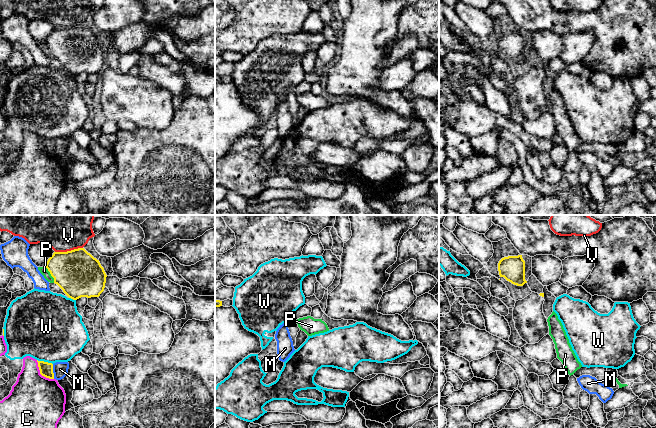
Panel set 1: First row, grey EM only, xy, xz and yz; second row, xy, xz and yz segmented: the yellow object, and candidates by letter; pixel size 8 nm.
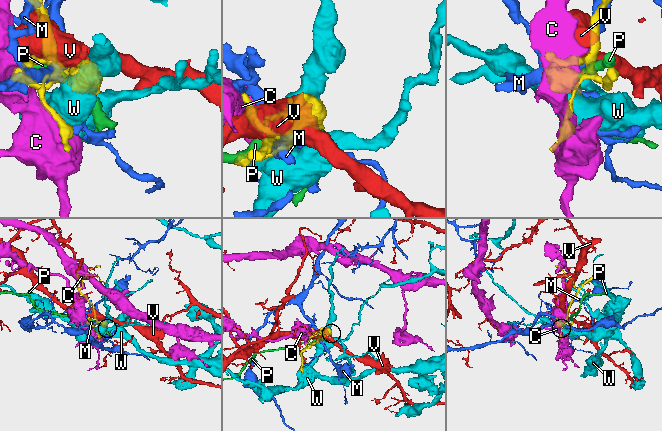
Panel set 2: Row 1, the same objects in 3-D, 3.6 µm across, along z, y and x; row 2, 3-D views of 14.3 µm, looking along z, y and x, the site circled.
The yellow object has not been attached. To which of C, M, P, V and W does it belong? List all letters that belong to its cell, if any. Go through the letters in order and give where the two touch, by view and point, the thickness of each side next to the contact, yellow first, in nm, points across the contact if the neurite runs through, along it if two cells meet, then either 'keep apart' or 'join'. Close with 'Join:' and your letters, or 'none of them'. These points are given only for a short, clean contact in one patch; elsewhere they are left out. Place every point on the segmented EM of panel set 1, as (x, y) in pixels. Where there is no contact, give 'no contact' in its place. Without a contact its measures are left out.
C: xy (40, 373) | 110/420 nm | keep apart
M: xy (52, 371) | 110/130 nm | keep apart
P: xy (51, 275) | 360/70 nm | keep apart
V: xy (68, 251) | 360/460 nm | keep apart
W: xy (45, 362) | 110/480 nm | keep apart
Join: none of them

